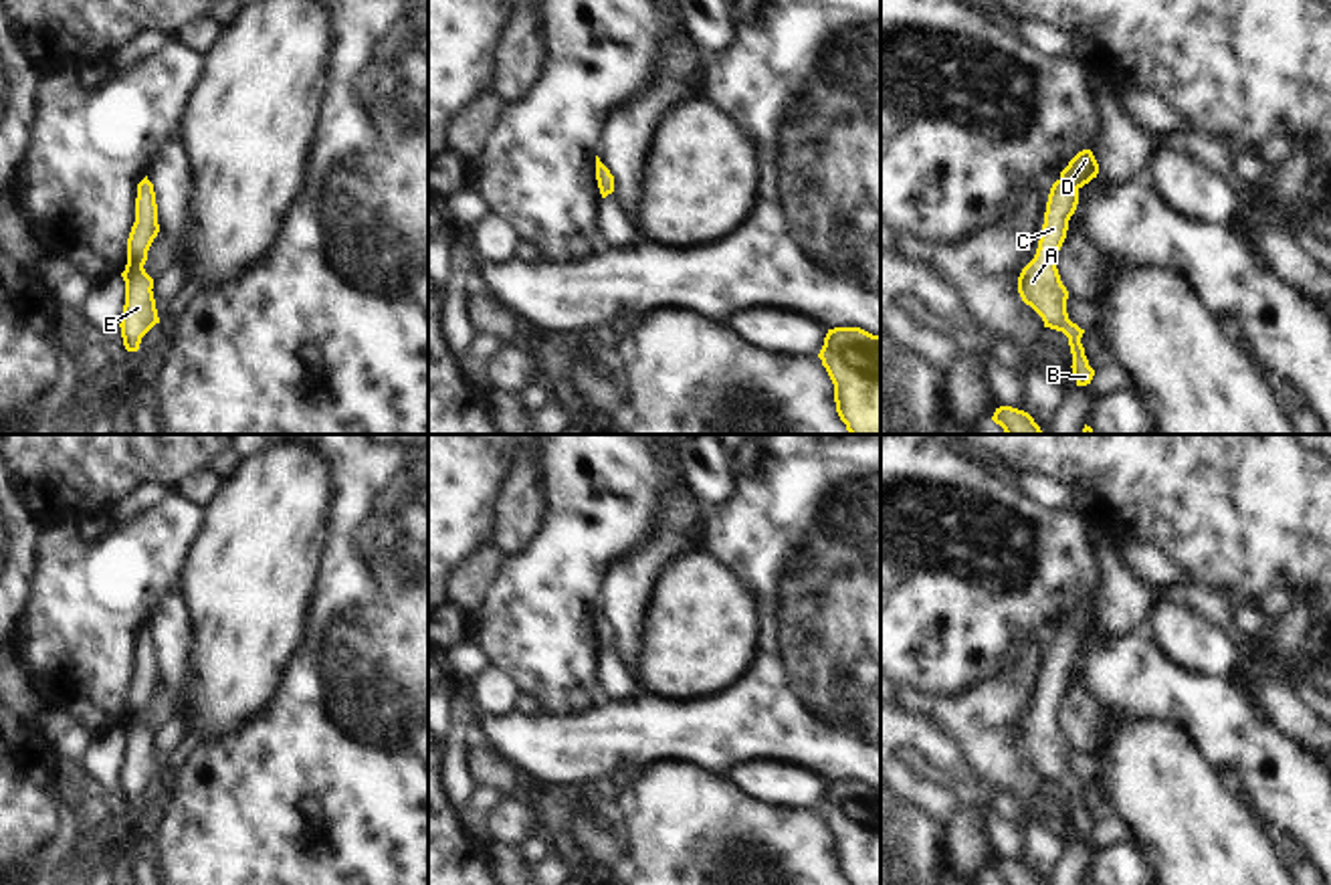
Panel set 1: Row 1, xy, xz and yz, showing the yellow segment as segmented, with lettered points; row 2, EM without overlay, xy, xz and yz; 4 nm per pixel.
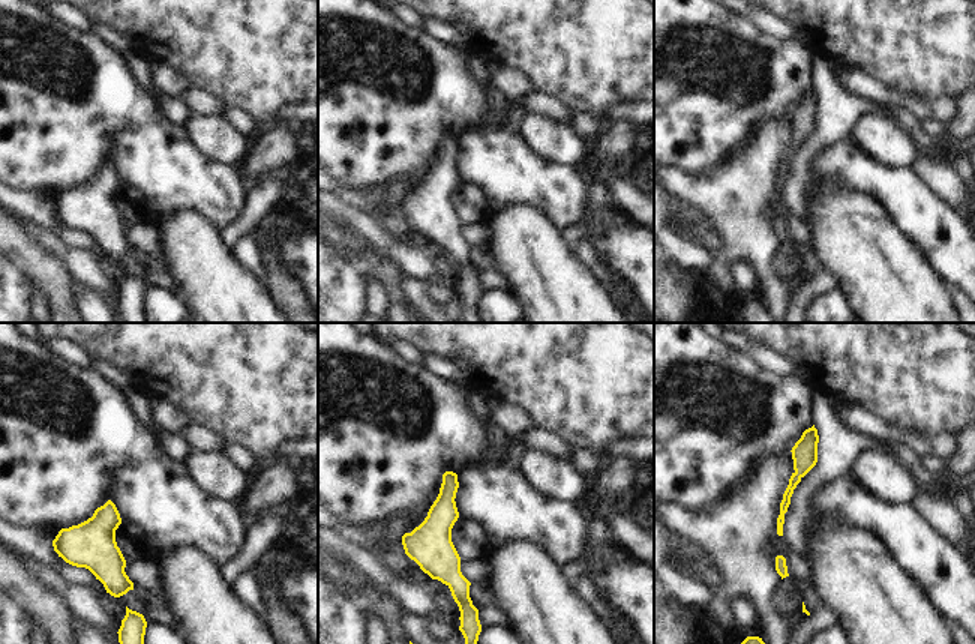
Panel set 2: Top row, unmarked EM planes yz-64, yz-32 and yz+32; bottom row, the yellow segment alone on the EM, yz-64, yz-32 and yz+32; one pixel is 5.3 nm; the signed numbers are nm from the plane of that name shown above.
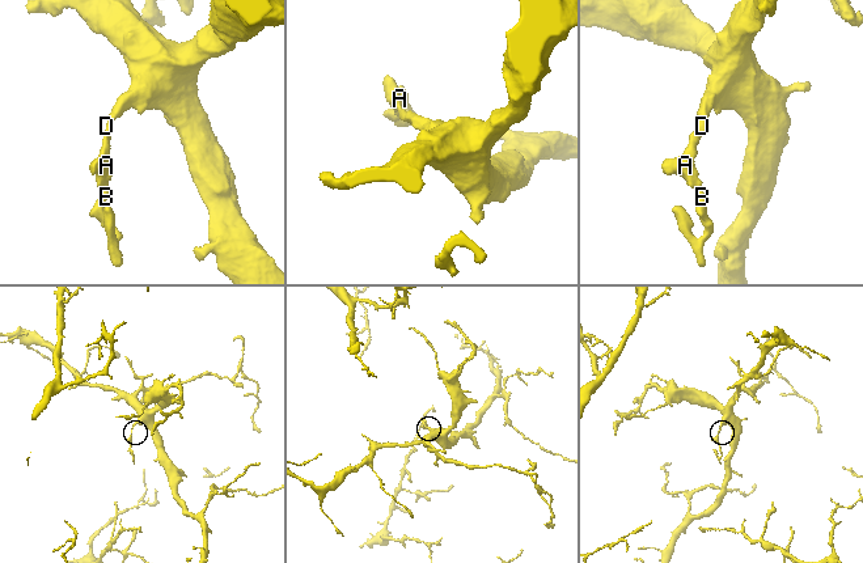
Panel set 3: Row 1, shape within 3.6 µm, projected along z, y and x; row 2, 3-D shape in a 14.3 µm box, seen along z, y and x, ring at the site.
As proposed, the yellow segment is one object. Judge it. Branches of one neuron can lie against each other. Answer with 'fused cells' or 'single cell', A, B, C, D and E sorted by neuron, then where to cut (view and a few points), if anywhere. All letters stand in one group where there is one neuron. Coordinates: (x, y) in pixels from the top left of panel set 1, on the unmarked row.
single cell | A B C D E | no cut

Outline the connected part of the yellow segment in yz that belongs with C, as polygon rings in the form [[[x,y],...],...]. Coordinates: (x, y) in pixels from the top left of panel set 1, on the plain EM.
[[[1091,602],[1079,604],[1060,630],[1052,636],[1044,677],[1034,711],[1018,729],[1018,746],[1044,774],[1044,780],[1062,784],[1072,806],[1072,828],[1077,839],[1091,837],[1095,822],[1089,818],[1081,790],[1085,782],[1068,772],[1068,744],[1058,727],[1058,703],[1066,691],[1068,673],[1079,657],[1079,643],[1099,626],[1099,616]]]

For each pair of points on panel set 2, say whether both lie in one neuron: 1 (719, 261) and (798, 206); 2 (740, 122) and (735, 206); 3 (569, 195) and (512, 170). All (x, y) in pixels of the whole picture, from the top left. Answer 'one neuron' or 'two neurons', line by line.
1: two neurons
2: two neurons
3: one neuron

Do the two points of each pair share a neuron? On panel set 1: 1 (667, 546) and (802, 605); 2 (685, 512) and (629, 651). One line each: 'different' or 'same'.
1: different
2: same

